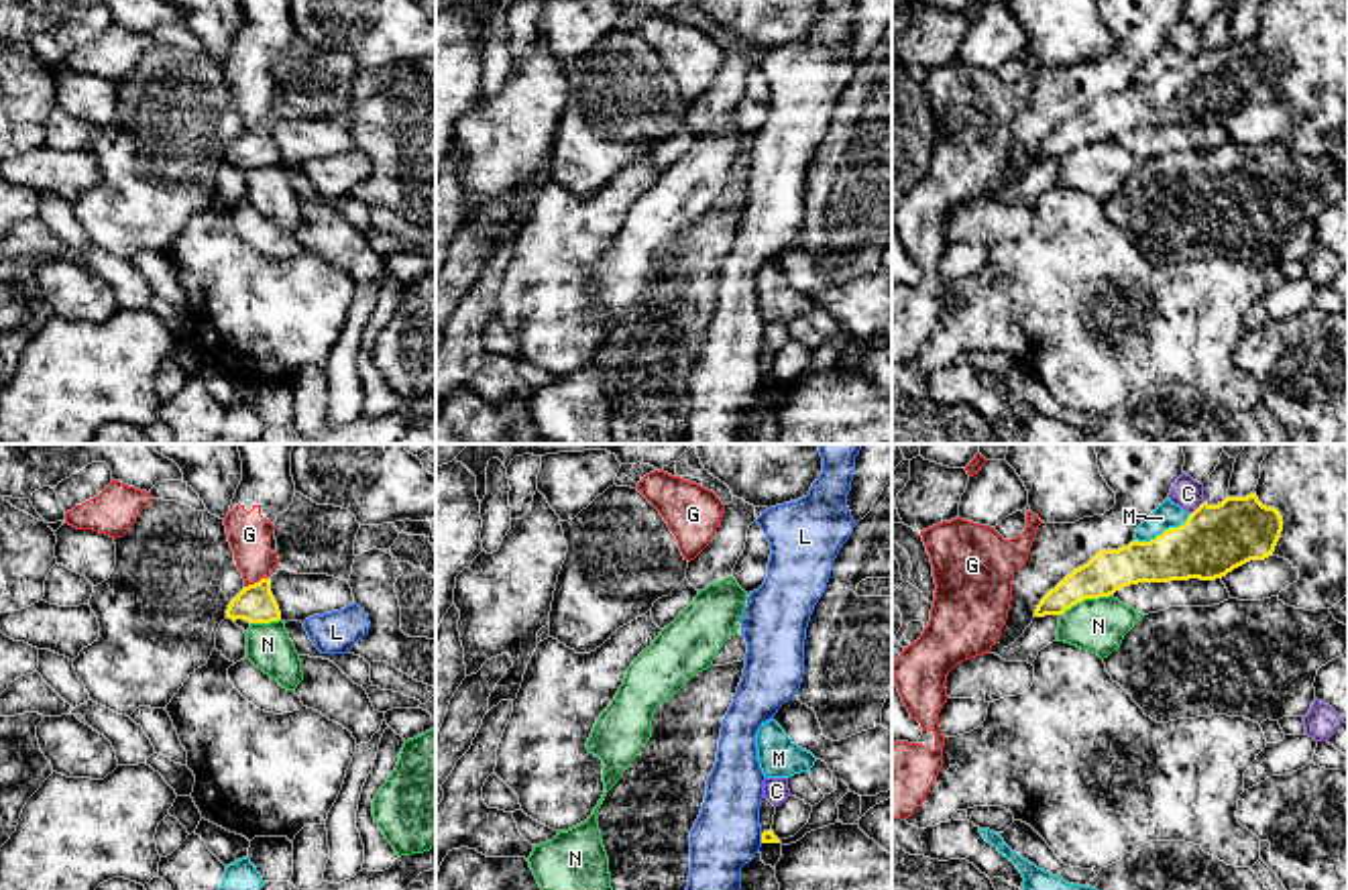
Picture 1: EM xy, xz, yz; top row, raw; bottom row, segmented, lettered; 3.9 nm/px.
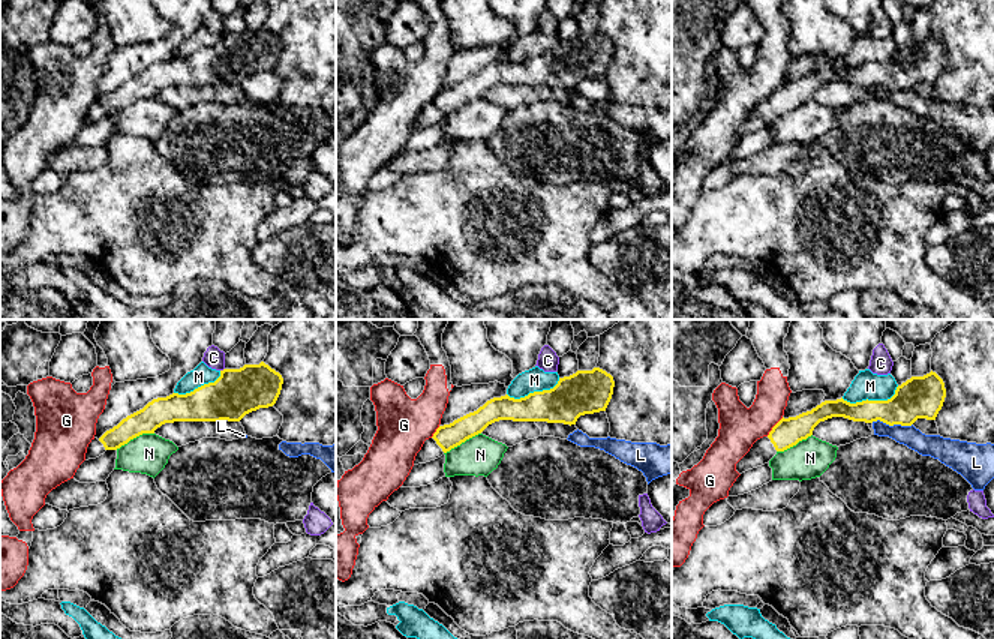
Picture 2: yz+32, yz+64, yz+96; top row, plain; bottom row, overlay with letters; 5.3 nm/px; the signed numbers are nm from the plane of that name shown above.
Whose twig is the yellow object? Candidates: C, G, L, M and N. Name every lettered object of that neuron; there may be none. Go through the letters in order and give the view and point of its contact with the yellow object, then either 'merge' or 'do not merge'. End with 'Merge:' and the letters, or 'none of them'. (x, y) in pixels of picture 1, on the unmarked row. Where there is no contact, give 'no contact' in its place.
C: yz (1198, 51) | do not merge
G: xy (255, 127) | do not merge
L: xz (762, 381) | do not merge
M: yz (1165, 74) | do not merge
N: yz (1086, 141) | do not merge
Merge: none of them

